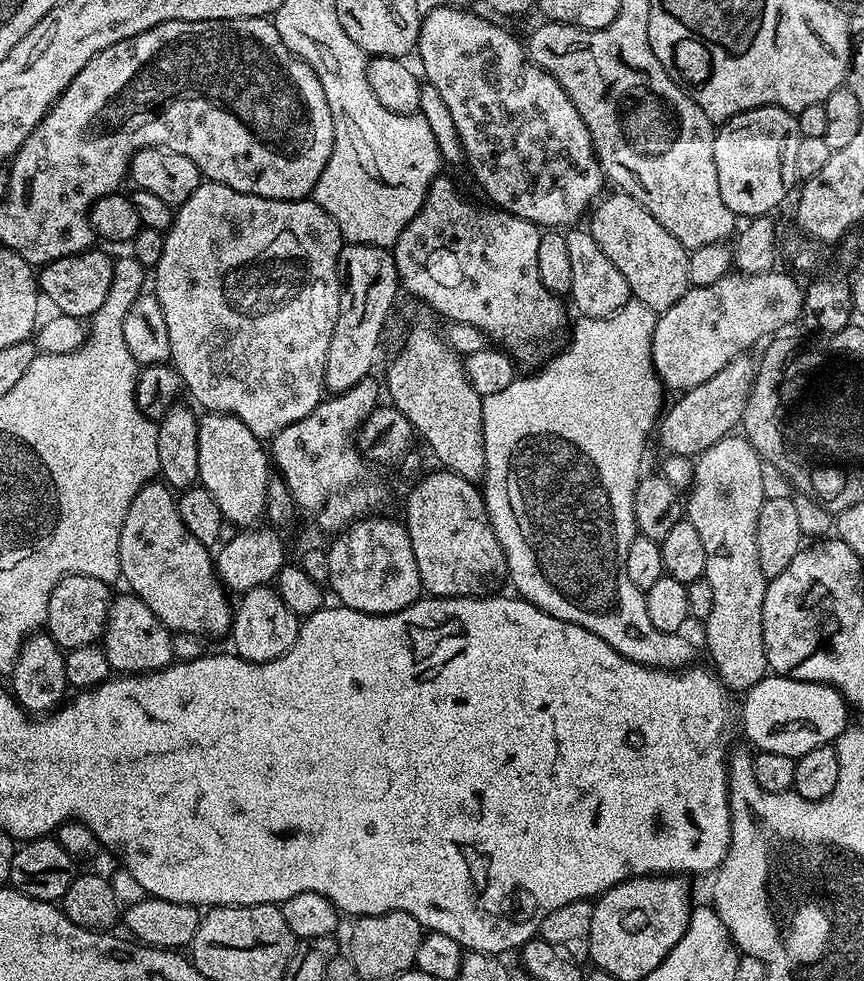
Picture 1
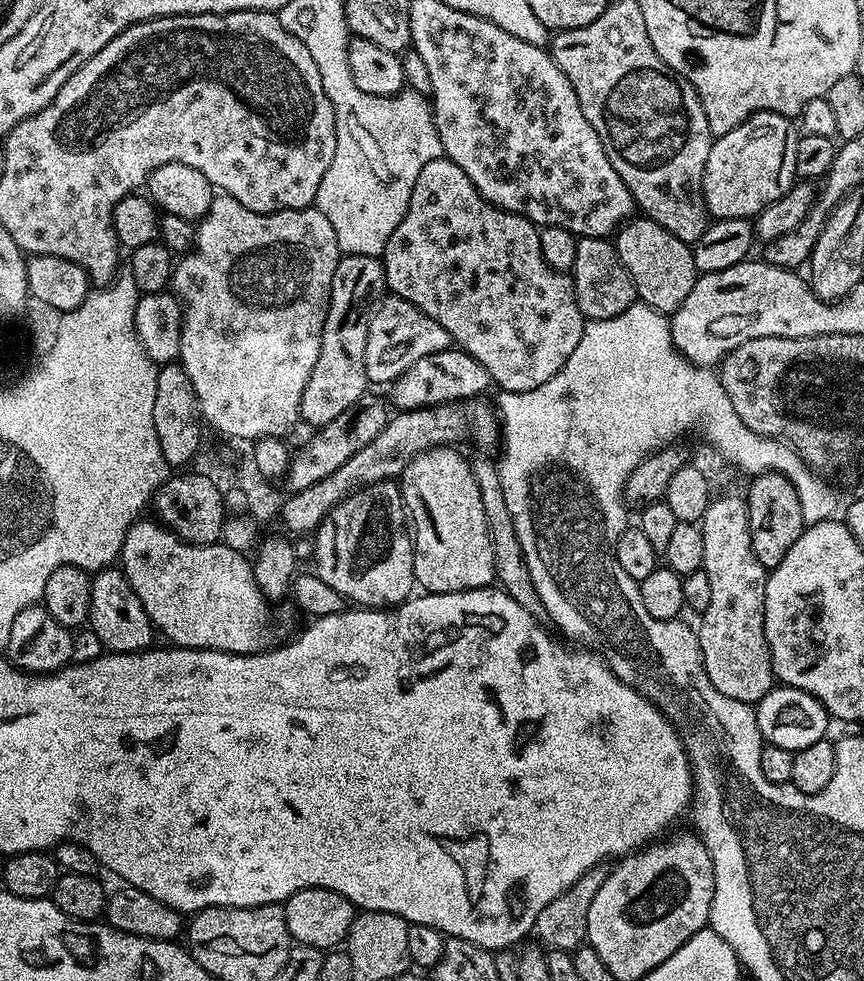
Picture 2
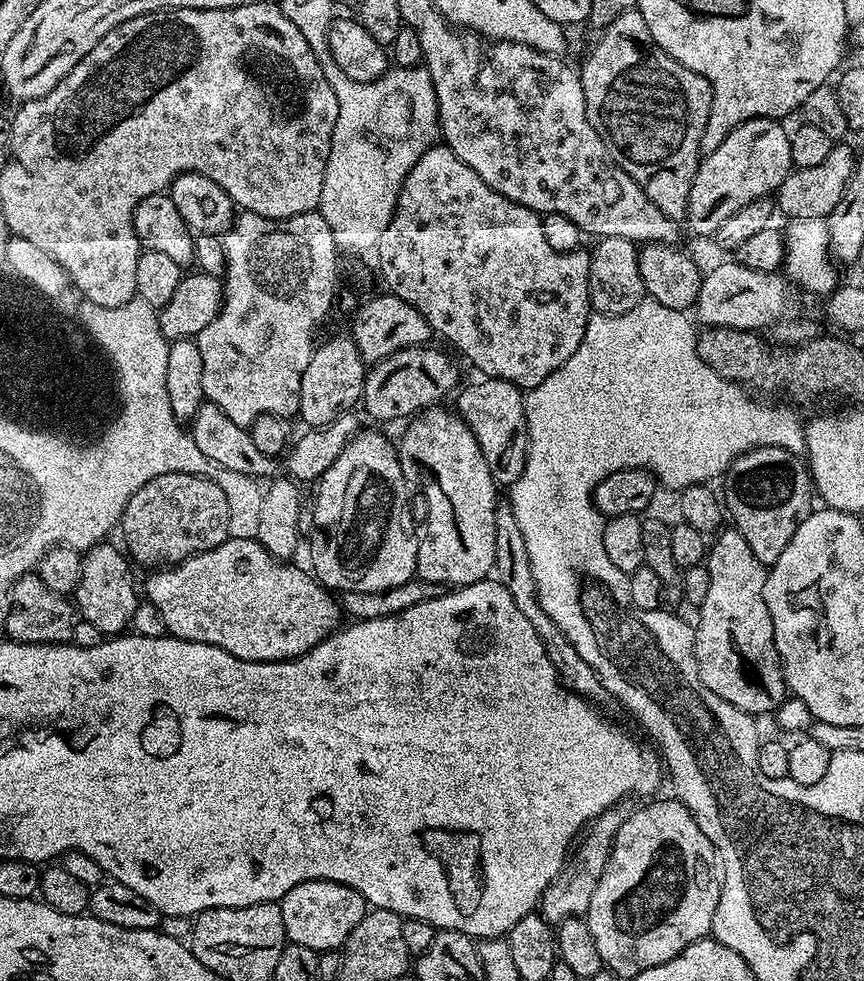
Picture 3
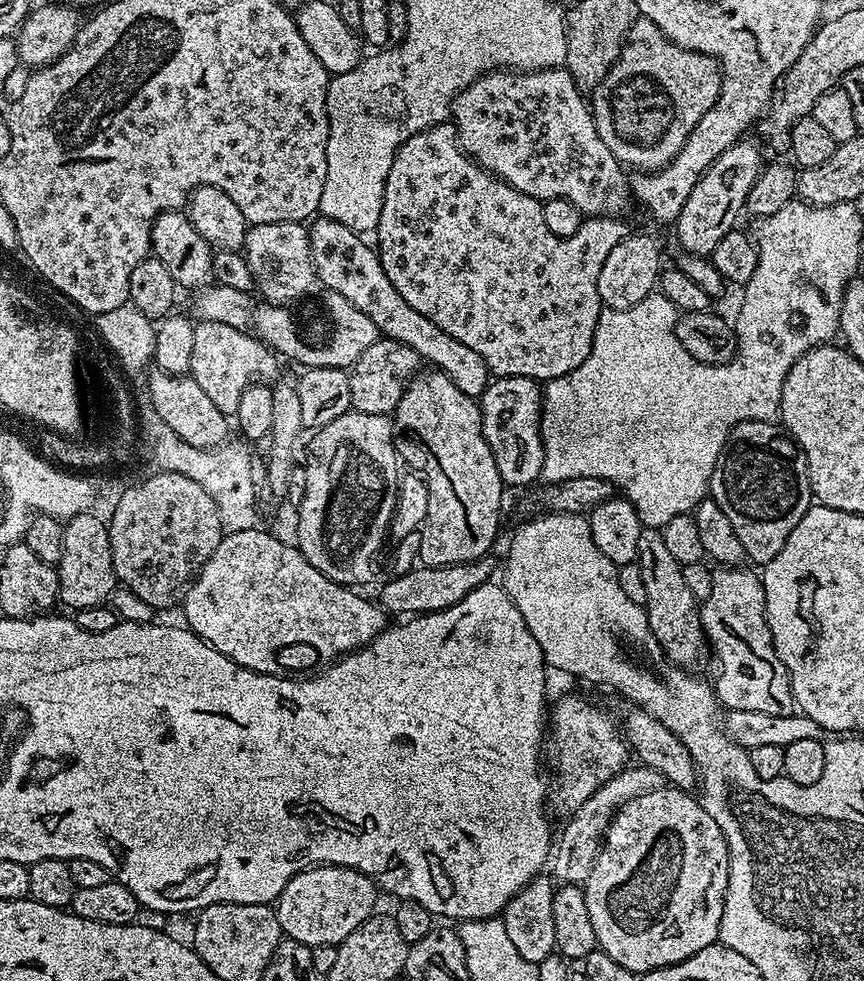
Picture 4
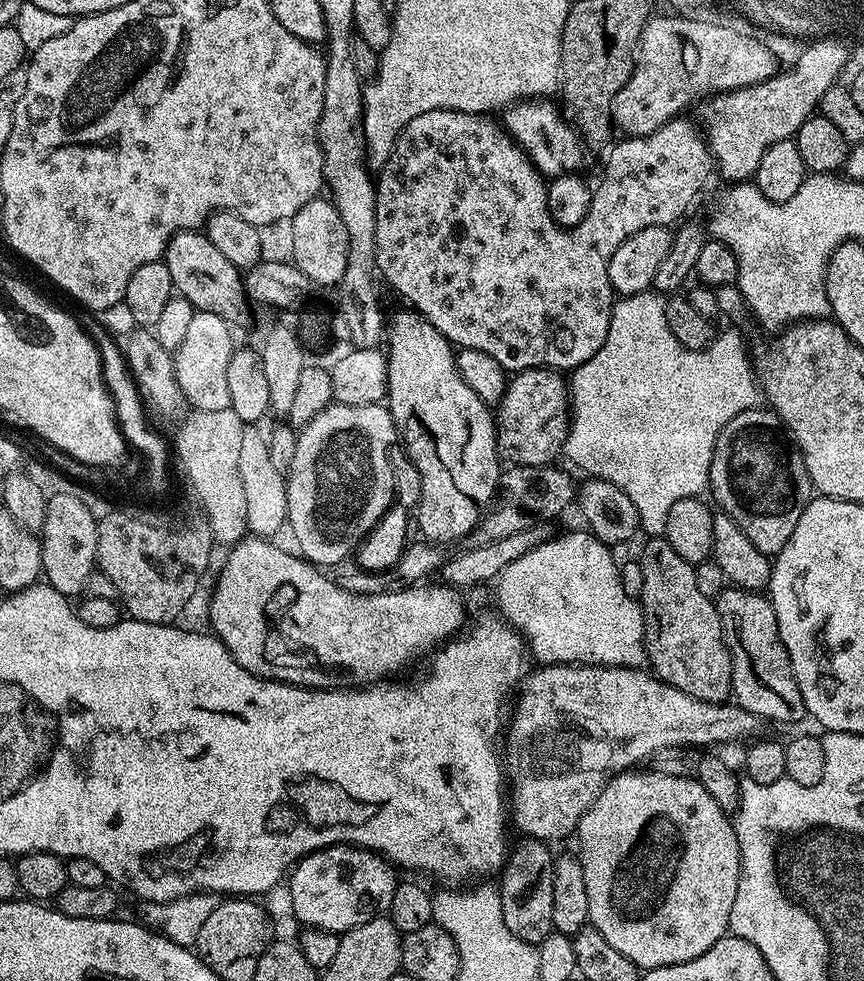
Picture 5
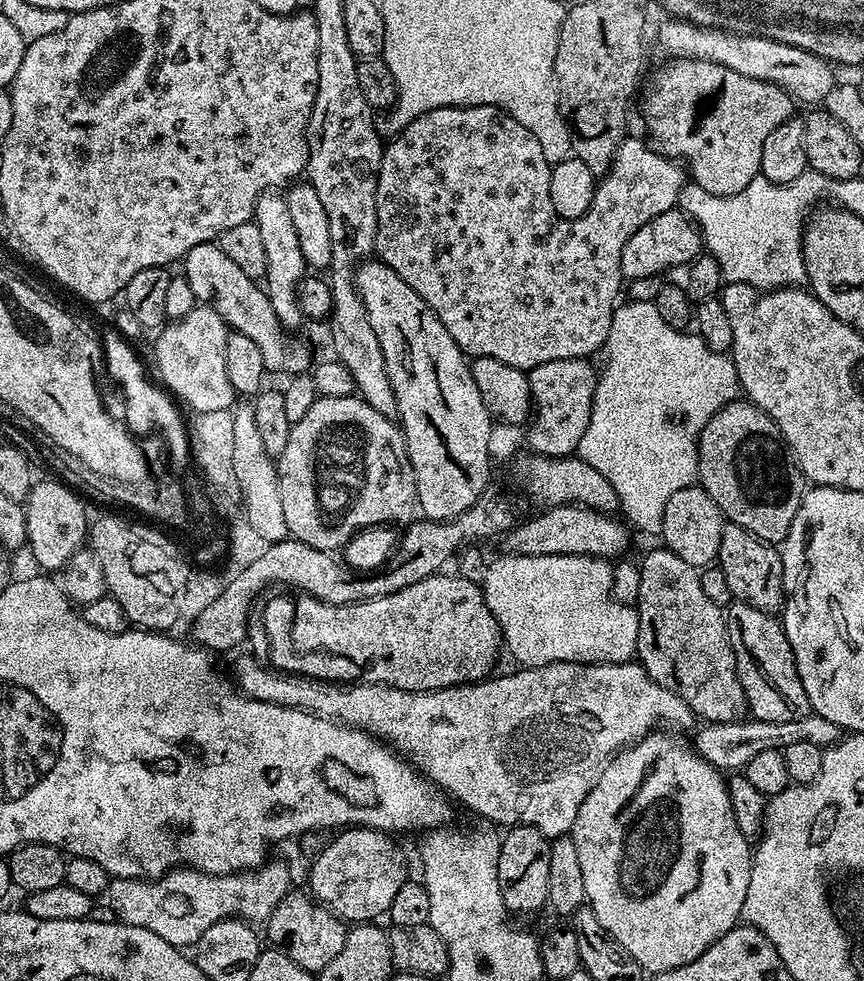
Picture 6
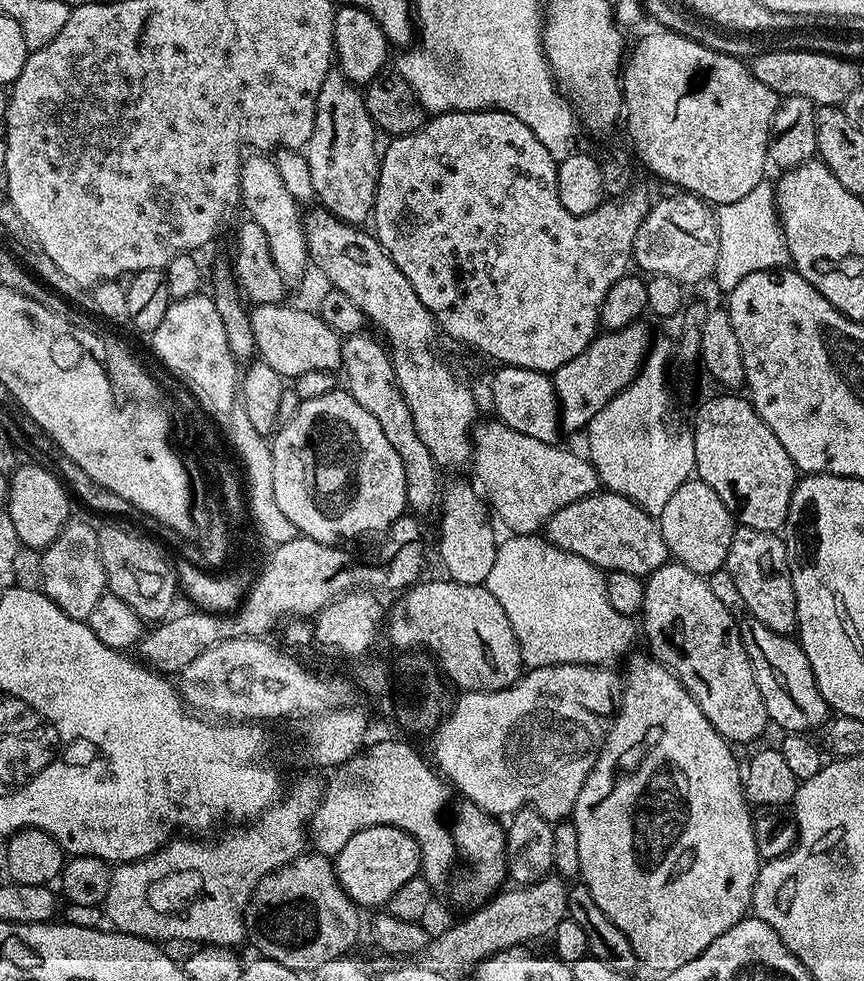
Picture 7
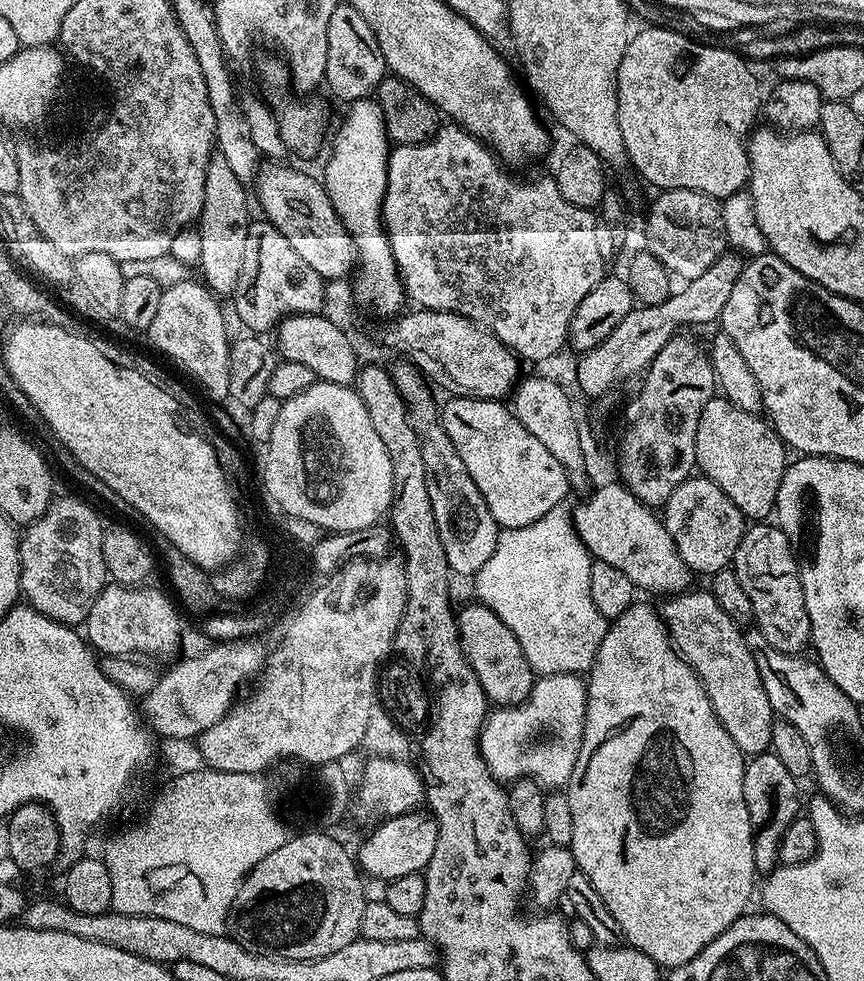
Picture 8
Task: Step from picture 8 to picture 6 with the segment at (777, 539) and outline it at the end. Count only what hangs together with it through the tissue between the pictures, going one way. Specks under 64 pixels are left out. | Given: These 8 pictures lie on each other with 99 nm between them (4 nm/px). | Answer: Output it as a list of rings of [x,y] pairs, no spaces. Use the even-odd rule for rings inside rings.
[[[725,523],[722,530],[722,546],[718,567],[726,574],[733,597],[739,603],[749,604],[763,612],[779,613],[784,607],[784,563],[773,545],[760,540],[754,534],[742,530],[742,526]]]

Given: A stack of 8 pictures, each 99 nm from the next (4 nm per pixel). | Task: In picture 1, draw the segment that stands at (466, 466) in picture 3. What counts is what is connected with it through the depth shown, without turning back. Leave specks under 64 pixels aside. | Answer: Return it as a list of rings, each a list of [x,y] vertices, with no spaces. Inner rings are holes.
[[[435,470],[429,476],[424,476],[412,488],[412,493],[408,496],[408,505],[404,508],[404,516],[402,515],[403,523],[408,530],[408,537],[410,538],[410,546],[414,546],[414,562],[418,562],[418,574],[420,575],[420,582],[423,591],[432,598],[443,598],[445,596],[490,596],[501,591],[500,588],[506,584],[508,580],[508,563],[504,557],[502,546],[498,542],[498,538],[492,529],[492,523],[488,521],[488,511],[484,508],[484,498],[481,489],[477,487],[473,481],[455,476],[452,472],[447,470]]]

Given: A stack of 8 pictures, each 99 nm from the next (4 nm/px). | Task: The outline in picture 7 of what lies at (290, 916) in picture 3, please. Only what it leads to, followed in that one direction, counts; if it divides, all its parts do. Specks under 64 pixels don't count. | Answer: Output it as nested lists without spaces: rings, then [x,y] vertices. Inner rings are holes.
[[[375,824],[358,830],[358,834],[348,839],[346,846],[342,846],[340,853],[335,856],[334,867],[338,882],[349,898],[361,909],[375,909],[387,905],[394,890],[418,875],[421,871],[420,851],[406,830],[389,824]]]

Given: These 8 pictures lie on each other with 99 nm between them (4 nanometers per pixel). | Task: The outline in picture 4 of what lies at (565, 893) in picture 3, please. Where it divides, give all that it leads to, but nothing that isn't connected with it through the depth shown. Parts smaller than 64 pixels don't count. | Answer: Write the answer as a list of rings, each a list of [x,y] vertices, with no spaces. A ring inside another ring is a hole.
[[[636,762],[631,766],[621,768],[614,778],[607,780],[582,806],[578,806],[576,812],[567,817],[564,829],[559,829],[558,839],[554,844],[554,851],[550,856],[550,876],[557,885],[579,884],[583,886],[590,878],[590,870],[594,870],[594,862],[600,853],[600,847],[604,845],[604,835],[608,833],[608,827],[612,825],[612,819],[616,817],[622,805],[630,802],[635,796],[650,794],[654,790],[662,790],[669,787],[669,782],[658,770],[647,768],[645,764]]]

